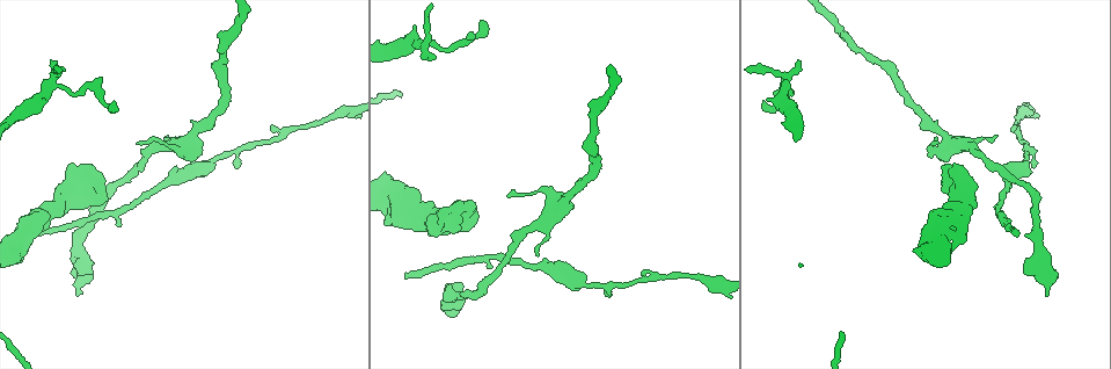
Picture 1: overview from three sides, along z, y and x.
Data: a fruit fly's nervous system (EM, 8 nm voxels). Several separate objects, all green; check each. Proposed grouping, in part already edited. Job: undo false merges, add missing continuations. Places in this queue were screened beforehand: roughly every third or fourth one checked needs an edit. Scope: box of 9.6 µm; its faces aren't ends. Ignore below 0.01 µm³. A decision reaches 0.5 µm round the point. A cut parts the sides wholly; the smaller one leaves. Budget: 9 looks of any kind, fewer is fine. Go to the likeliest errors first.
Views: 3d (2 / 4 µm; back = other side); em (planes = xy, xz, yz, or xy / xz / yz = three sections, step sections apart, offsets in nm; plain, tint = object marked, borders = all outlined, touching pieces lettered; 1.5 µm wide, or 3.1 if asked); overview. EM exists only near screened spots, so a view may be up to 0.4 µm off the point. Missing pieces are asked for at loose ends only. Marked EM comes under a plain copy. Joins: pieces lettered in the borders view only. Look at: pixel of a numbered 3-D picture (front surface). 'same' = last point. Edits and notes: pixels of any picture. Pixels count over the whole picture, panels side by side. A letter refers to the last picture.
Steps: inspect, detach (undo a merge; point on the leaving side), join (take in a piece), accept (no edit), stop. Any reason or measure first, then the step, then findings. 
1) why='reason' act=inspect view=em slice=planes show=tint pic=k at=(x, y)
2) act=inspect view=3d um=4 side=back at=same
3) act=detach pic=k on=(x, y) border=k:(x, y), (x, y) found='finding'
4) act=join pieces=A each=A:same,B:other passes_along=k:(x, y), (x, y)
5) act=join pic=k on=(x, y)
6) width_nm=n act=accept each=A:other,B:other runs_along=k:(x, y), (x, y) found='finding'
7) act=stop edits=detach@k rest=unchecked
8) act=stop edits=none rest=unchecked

why='free end' act=inspect view=em slice=planes show=tint pic=1 at=(404, 277)

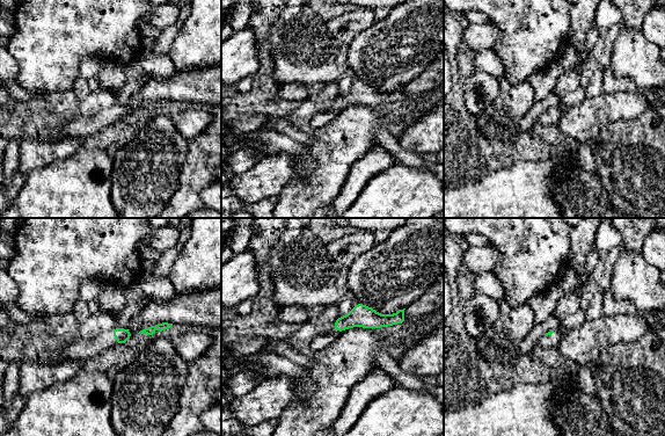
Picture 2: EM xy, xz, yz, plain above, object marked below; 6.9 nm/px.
act=inspect view=em slice=planes show=borders at=same

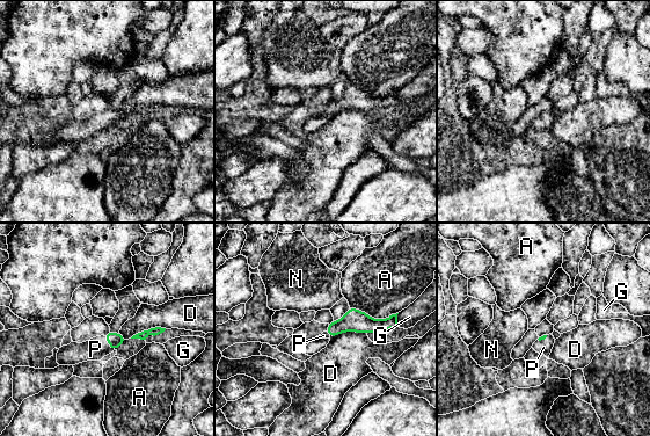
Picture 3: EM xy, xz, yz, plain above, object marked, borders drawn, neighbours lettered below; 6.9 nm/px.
longest_contact=A:340nm act=join pieces=P each=A:other,D:other,G:other,N:other,P:same found='it goes on there'

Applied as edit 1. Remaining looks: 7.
act=inspect view=overview

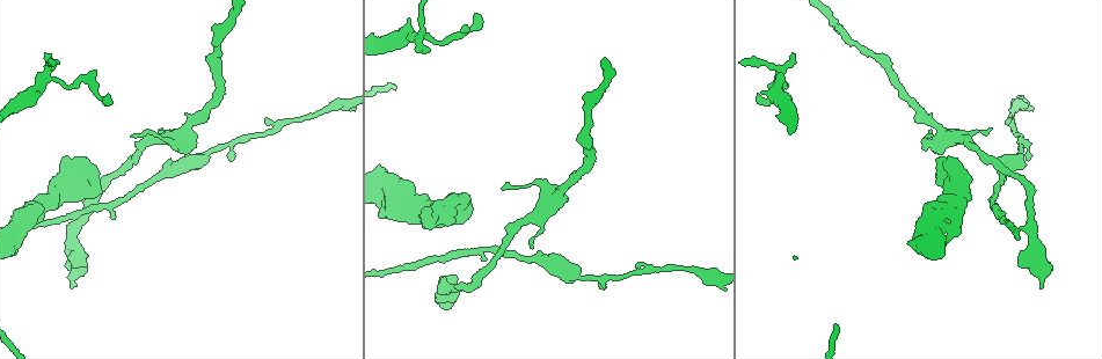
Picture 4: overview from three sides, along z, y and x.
why='thick end' act=inspect view=3d um=4 pic=4 at=(940, 163)

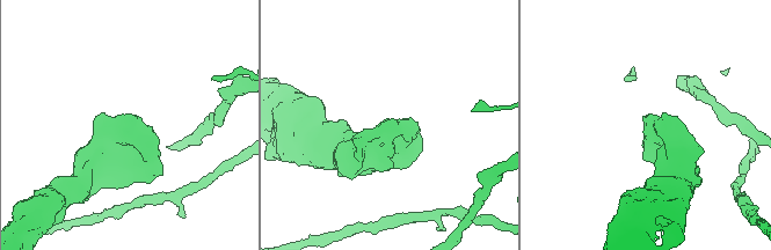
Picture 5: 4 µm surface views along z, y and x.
why='shape alone is not enough' act=inspect view=em um=3.1 slice=xz step=8 show=borders pic=5 at=(650, 127)

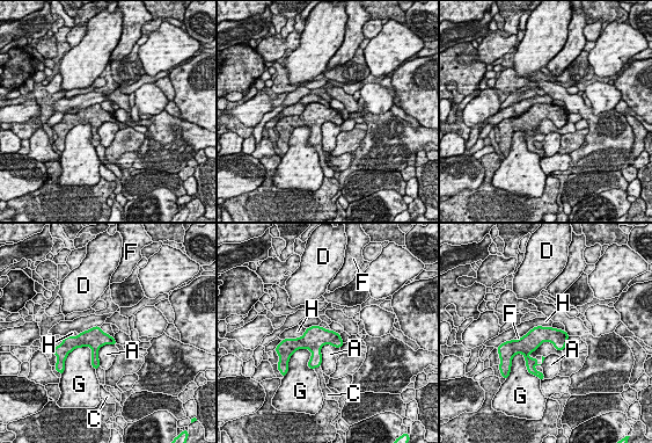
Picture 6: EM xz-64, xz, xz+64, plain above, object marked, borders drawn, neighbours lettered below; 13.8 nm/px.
act=accept each=A:other,C:other,D:other,F:other,G:other,H:other found='none of them fits'

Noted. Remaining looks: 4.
why='abrupt turn' act=inspect view=3d um=4 side=back pic=4 at=(471, 28)

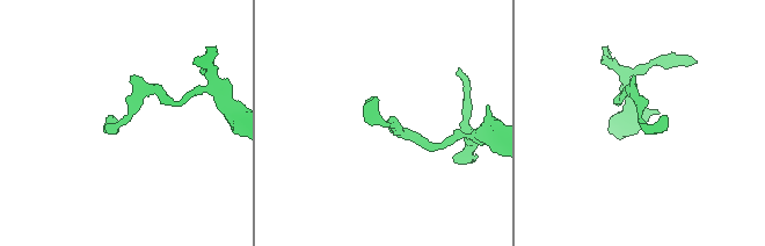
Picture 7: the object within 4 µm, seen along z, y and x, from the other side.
act=inspect view=em slice=planes show=tint pic=7 at=(123, 117)

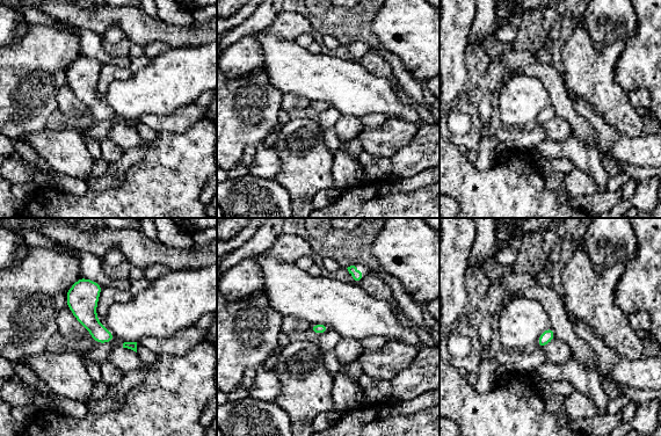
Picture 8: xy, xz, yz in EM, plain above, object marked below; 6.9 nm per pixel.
why='what lies round it' act=inspect view=em slice=planes show=borders at=same

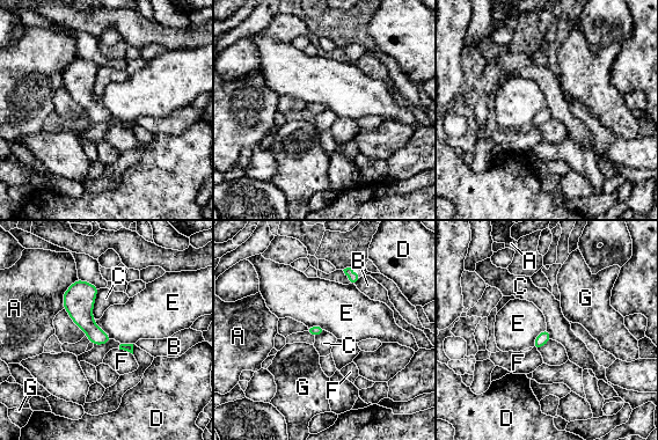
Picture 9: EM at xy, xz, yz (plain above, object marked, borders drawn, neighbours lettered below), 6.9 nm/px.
longest_contact=A:240nm act=accept each=A:other,B:other,C:other,D:other,E:other,F:other,G:other found='continuous, no second cell'

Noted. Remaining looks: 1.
act=stop edits=join@3 rest=unchecked

